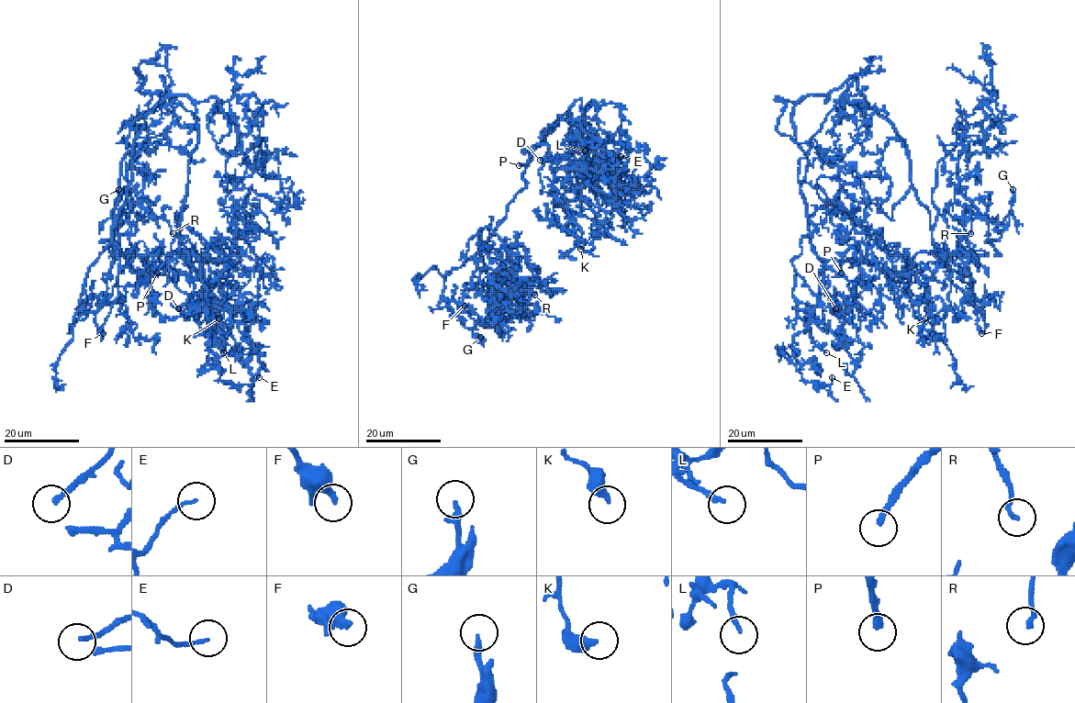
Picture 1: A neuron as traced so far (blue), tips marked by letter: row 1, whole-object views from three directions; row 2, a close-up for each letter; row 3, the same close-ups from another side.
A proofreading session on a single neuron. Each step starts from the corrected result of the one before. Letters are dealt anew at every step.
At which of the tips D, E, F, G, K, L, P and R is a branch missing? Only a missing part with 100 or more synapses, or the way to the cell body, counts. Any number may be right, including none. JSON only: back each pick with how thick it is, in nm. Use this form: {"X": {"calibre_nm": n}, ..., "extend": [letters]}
{"D": {"calibre_nm": 140}, "F": {"calibre_nm": 240}, "L": {"calibre_nm": 180}, "P": {"calibre_nm": 200}, "extend": ["D", "F", "L", "P"]}

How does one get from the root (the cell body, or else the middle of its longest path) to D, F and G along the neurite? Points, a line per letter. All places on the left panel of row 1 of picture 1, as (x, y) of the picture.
D: (164, 85), (195, 104), (198, 129), (179, 254), (167, 264), (188, 295), (178, 308)
F: (164, 85), (161, 75), (165, 94), (133, 143), (125, 205), (83, 286), (80, 305), (94, 314), (103, 333)
G: (164, 85), (112, 227), (120, 163), (138, 150), (145, 181), (115, 231), (118, 189)

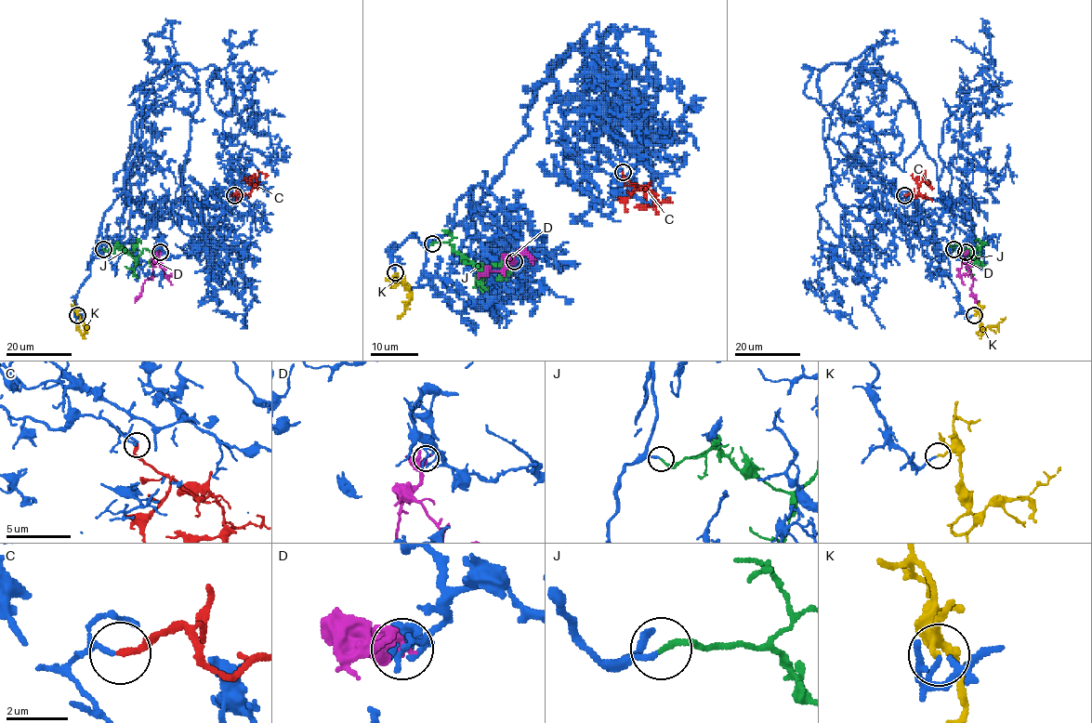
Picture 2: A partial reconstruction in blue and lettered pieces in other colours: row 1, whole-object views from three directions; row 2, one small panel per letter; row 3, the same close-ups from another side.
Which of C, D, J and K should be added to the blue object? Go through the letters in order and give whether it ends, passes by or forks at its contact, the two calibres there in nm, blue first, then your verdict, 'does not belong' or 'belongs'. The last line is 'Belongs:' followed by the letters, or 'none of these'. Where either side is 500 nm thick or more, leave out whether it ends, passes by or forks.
C: it ends; calibres 160 and 240 nm; does not belong
D: it ends; calibres 190 and 360 nm; does not belong
J: it ends; calibres 170 and 180 nm; belongs
K: it ends; calibres 130 and 160 nm; belongs
Belongs: J, K

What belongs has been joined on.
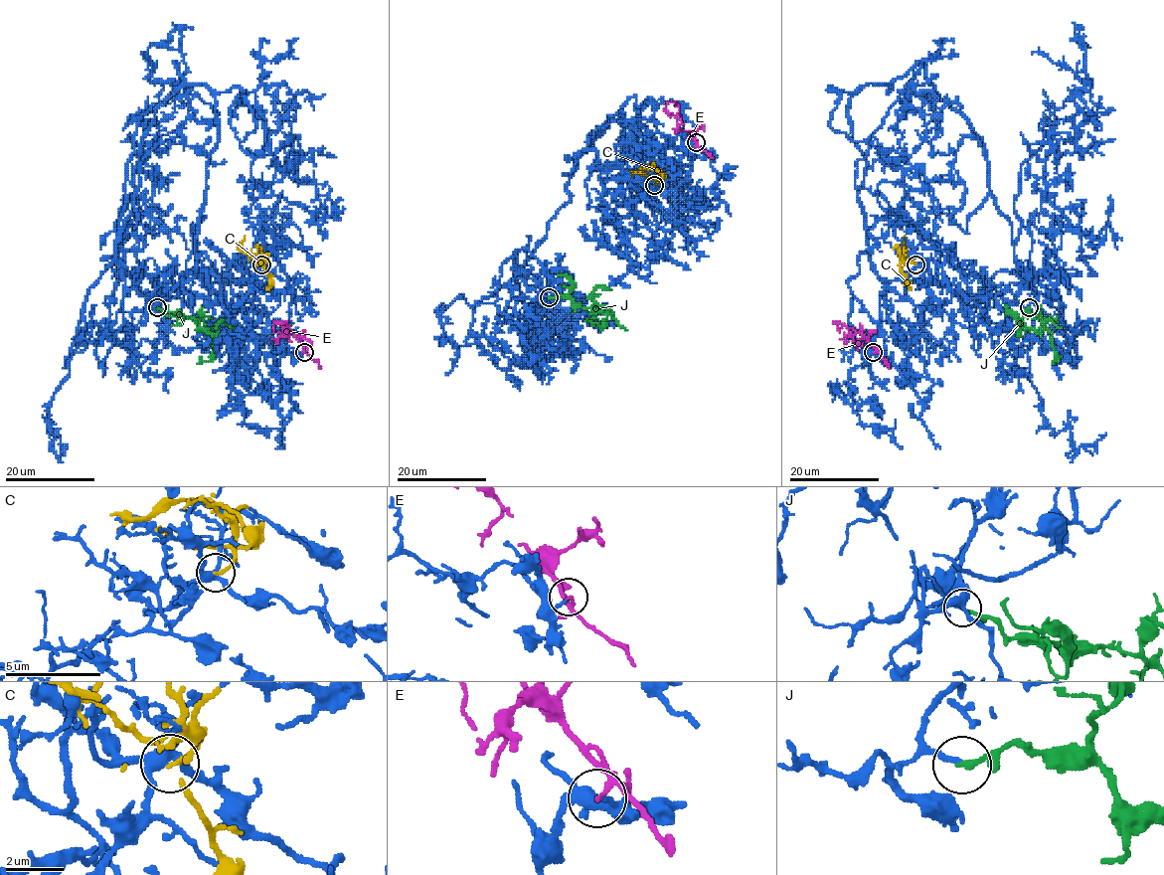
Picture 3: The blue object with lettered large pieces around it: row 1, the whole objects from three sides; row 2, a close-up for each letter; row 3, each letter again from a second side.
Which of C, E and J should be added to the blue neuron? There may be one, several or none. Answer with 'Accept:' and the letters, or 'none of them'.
Accept: E, J

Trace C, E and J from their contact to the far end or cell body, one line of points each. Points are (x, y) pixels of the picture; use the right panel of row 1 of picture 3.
C: (915, 265), (901, 257), (899, 253), (905, 248), (904, 236)
E: (874, 353), (874, 346), (861, 330), (851, 334), (834, 321), (839, 331)
J: (1029, 308), (1026, 313), (1039, 317), (1043, 322), (1041, 328), (1052, 334), (1056, 361), (1053, 363)

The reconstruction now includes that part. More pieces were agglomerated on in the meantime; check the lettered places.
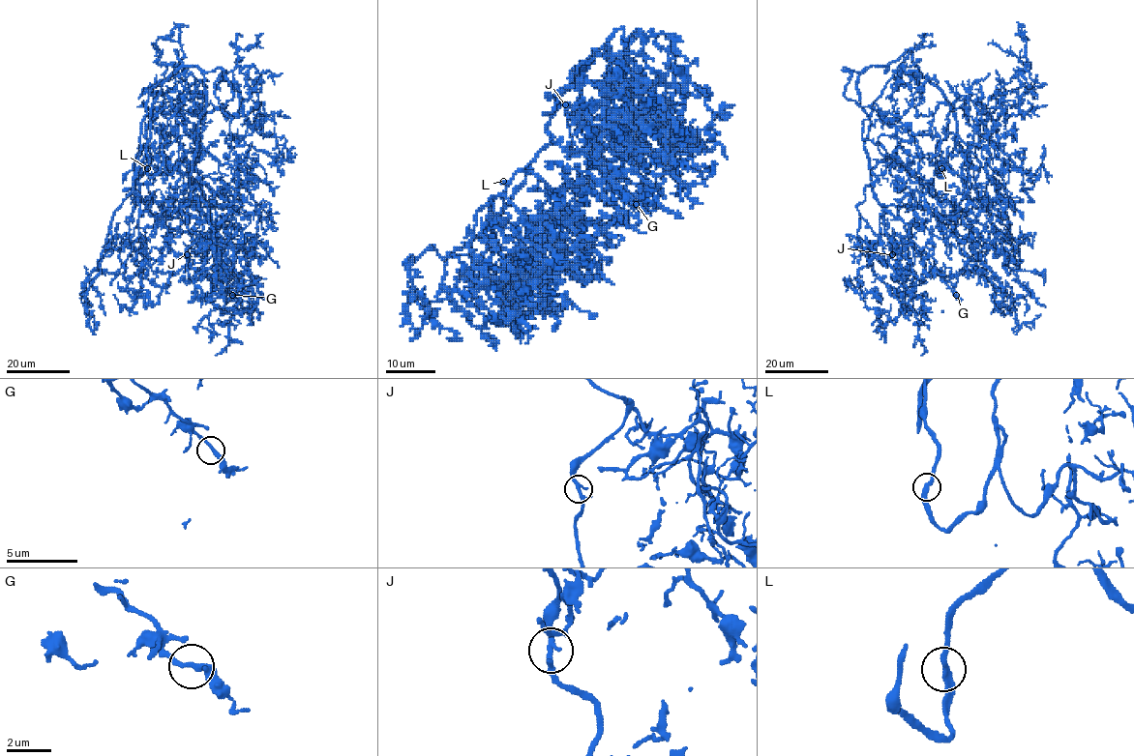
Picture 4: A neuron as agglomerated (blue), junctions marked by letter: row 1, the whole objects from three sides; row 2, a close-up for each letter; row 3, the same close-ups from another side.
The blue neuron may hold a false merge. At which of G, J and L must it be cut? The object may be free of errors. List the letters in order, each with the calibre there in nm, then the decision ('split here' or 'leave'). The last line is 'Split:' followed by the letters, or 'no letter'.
G: 240 nm | leave
J: 260 nm | leave
L: 260 nm | leave
Split: no letter

